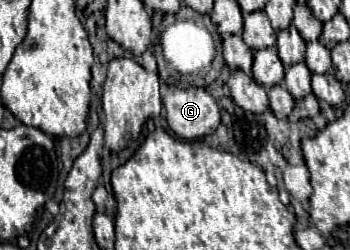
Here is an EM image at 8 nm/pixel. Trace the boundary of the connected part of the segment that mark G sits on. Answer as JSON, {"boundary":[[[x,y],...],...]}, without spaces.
{"boundary":[[[170,86],[164,96],[166,122],[180,140],[198,140],[214,134],[220,124],[220,110],[206,88]]]}

